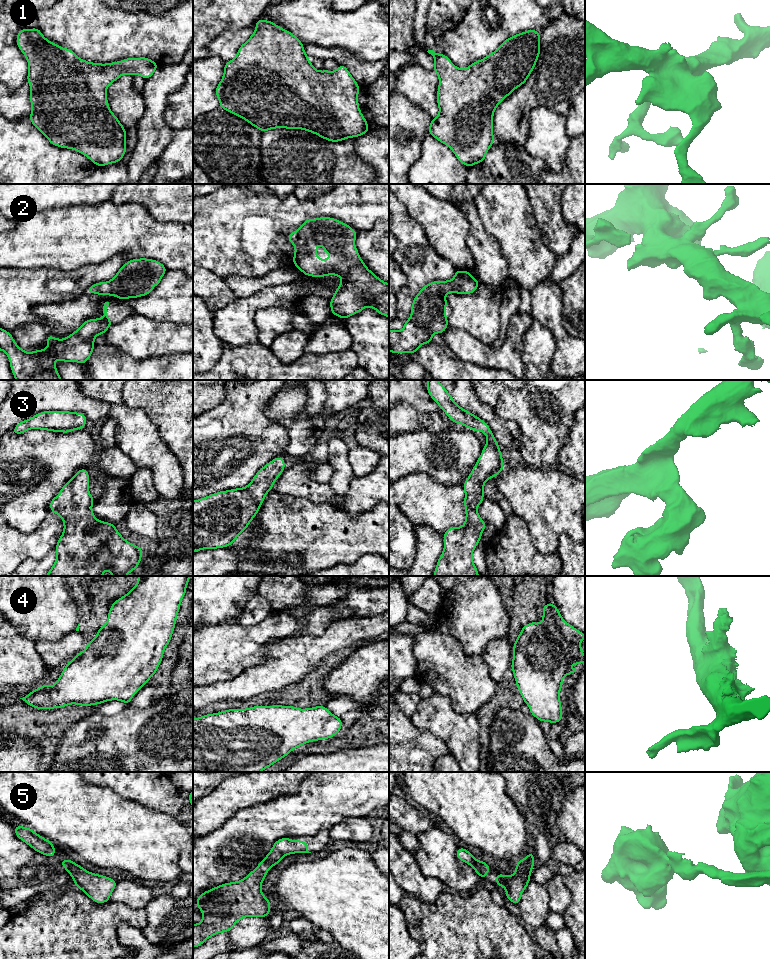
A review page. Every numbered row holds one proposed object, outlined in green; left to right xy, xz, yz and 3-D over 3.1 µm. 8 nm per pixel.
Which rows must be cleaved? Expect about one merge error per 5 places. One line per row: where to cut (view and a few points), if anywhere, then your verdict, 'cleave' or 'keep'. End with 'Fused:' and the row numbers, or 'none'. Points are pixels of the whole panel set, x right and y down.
1: cut none; keep
2: cut none; keep
3: cut none; keep
4: cut none; keep
5: cut none; keep
Fused: none

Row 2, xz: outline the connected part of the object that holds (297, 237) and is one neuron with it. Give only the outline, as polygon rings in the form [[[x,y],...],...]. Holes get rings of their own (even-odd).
[[[330,217],[307,219],[301,227],[288,235],[288,241],[295,247],[293,264],[307,276],[324,277],[335,275],[342,278],[334,296],[330,300],[332,315],[346,319],[365,307],[375,309],[380,315],[389,318],[389,284],[378,278],[370,271],[364,261],[359,257],[355,247],[355,238],[358,232],[354,232],[349,225]],[[317,243],[328,253],[331,259],[317,258]]]

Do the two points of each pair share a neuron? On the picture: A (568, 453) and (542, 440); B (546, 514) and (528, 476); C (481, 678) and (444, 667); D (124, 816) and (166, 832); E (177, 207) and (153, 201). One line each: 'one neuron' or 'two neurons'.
A: two neurons
B: one neuron
C: one neuron
D: one neuron
E: one neuron

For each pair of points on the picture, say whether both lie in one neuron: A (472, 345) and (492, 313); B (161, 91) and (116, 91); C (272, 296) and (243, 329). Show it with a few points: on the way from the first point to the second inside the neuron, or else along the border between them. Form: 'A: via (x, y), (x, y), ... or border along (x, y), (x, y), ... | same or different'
A: border along (455, 328), (462, 329), (483, 343), (492, 346) | different
B: border along (143, 95), (144, 112), (140, 118) | different
C: via (262, 299), (243, 319) | same

